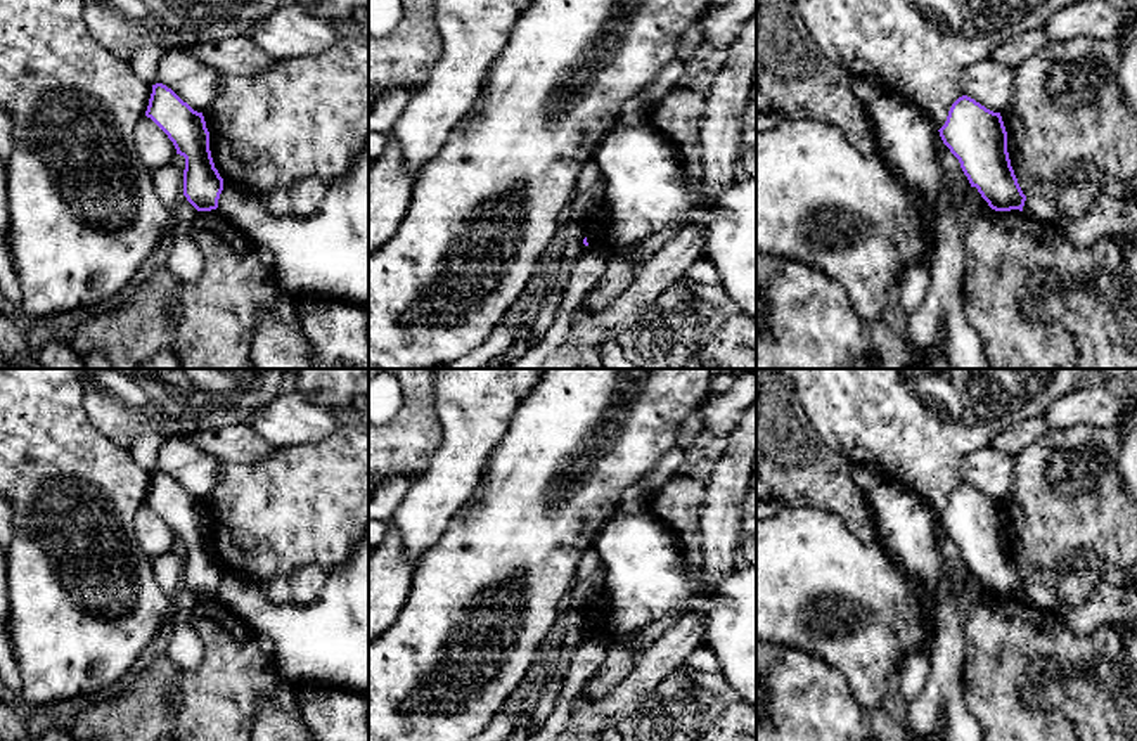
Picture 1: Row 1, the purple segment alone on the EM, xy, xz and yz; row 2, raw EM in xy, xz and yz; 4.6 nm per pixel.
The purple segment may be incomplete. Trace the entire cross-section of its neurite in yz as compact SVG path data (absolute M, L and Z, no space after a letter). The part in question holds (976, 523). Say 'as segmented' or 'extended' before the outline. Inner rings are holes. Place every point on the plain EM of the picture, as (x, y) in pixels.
as segmented | M959 485L938 518L943 532L959 547L971 575L995 599L1023 599L1023 582L1007 540L1007 519L1000 500L974 486Z

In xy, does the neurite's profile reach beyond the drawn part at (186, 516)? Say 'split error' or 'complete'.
complete

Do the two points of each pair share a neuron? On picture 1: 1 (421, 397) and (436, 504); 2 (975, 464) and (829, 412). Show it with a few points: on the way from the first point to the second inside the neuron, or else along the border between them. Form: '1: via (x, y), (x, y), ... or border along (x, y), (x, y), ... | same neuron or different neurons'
1: border along (440, 423), (442, 442), (431, 463), (412, 480) | different neurons
2: border along (990, 444), (964, 457), (963, 482) | different neurons

